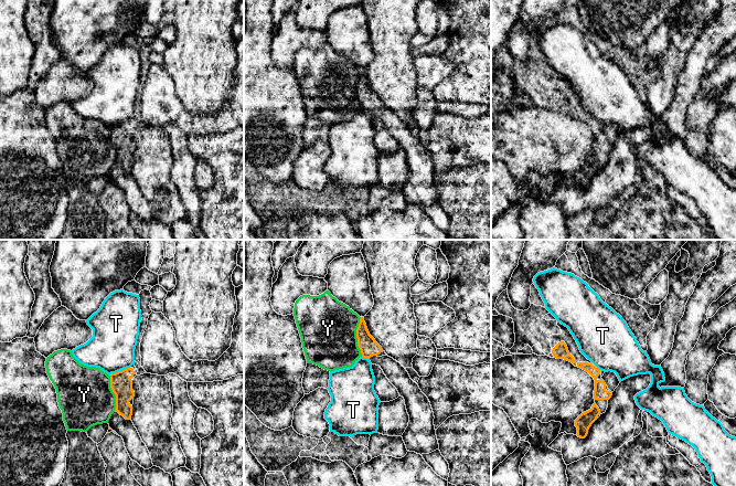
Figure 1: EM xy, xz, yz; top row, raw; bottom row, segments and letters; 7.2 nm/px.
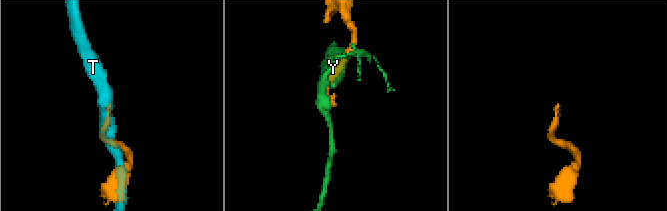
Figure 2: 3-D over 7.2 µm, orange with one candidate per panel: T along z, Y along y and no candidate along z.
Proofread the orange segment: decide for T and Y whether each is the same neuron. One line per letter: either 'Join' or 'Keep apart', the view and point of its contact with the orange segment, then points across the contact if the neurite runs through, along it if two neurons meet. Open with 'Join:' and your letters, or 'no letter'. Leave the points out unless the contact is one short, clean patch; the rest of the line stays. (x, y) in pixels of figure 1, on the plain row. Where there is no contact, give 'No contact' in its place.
Join: no letter
T: Keep apart. Touches orange at xy (119, 124)
Y: Keep apart. Touches orange at xz (356, 90)

